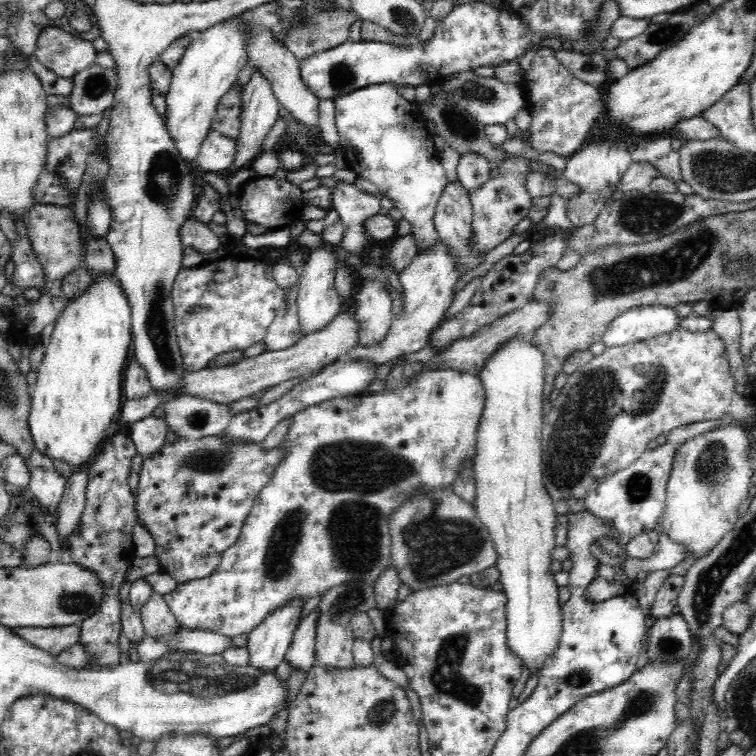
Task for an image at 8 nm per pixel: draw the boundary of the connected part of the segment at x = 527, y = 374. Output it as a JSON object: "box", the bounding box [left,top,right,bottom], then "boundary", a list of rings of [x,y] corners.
{"box":[473,339,561,677],"boundary":[[[510,339],[503,347],[500,347],[489,359],[483,364],[484,368],[481,368],[479,378],[482,386],[485,390],[485,407],[481,414],[481,419],[478,430],[476,433],[476,454],[473,458],[473,471],[476,485],[476,498],[475,498],[475,511],[477,512],[477,518],[482,522],[484,527],[488,529],[490,533],[490,539],[492,544],[496,548],[496,564],[494,567],[498,569],[498,581],[502,584],[504,597],[506,597],[506,636],[508,651],[512,652],[512,655],[520,659],[522,668],[525,667],[529,671],[529,677],[533,675],[539,676],[543,666],[551,659],[553,652],[557,648],[559,643],[559,636],[561,635],[561,606],[558,601],[558,586],[554,581],[554,573],[550,571],[550,565],[552,564],[554,557],[554,547],[557,546],[555,543],[555,526],[556,526],[556,515],[555,503],[549,494],[545,491],[543,483],[543,448],[542,448],[542,435],[543,435],[543,387],[544,387],[544,357],[540,349],[536,347],[536,344],[532,344],[530,339]]]}

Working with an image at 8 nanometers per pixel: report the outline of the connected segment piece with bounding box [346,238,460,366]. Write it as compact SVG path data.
M439 238L436 248L433 248L432 252L417 254L414 262L402 272L402 278L399 279L402 280L404 288L404 312L400 316L394 316L388 334L379 345L364 348L358 344L346 354L346 358L371 360L380 366L400 354L412 354L424 348L429 344L430 330L442 322L444 312L452 302L452 288L456 280L460 280L460 274L456 272L455 262Z

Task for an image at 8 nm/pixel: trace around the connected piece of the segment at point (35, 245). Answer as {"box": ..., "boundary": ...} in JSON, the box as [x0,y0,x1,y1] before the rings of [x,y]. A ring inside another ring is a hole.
{"box":[26,203,83,281],"boundary":[[[36,203],[29,210],[26,221],[29,242],[37,260],[42,266],[46,281],[63,281],[70,272],[82,265],[83,244],[76,215],[68,206]]]}

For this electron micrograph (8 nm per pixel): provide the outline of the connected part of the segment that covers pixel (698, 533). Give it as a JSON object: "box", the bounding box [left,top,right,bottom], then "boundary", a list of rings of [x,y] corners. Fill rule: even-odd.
{"box":[659,424,753,560],"boundary":[[[730,424],[703,432],[680,444],[673,458],[665,490],[665,507],[659,529],[684,549],[682,560],[689,556],[692,560],[706,556],[718,546],[724,535],[732,530],[751,500],[749,488],[753,473],[752,463],[749,460],[749,439],[740,424]]]}

